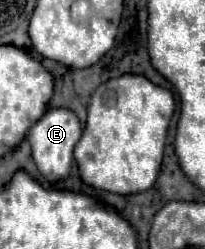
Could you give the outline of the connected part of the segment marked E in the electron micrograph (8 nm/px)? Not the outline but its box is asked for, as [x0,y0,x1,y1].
[27,108,81,182]

